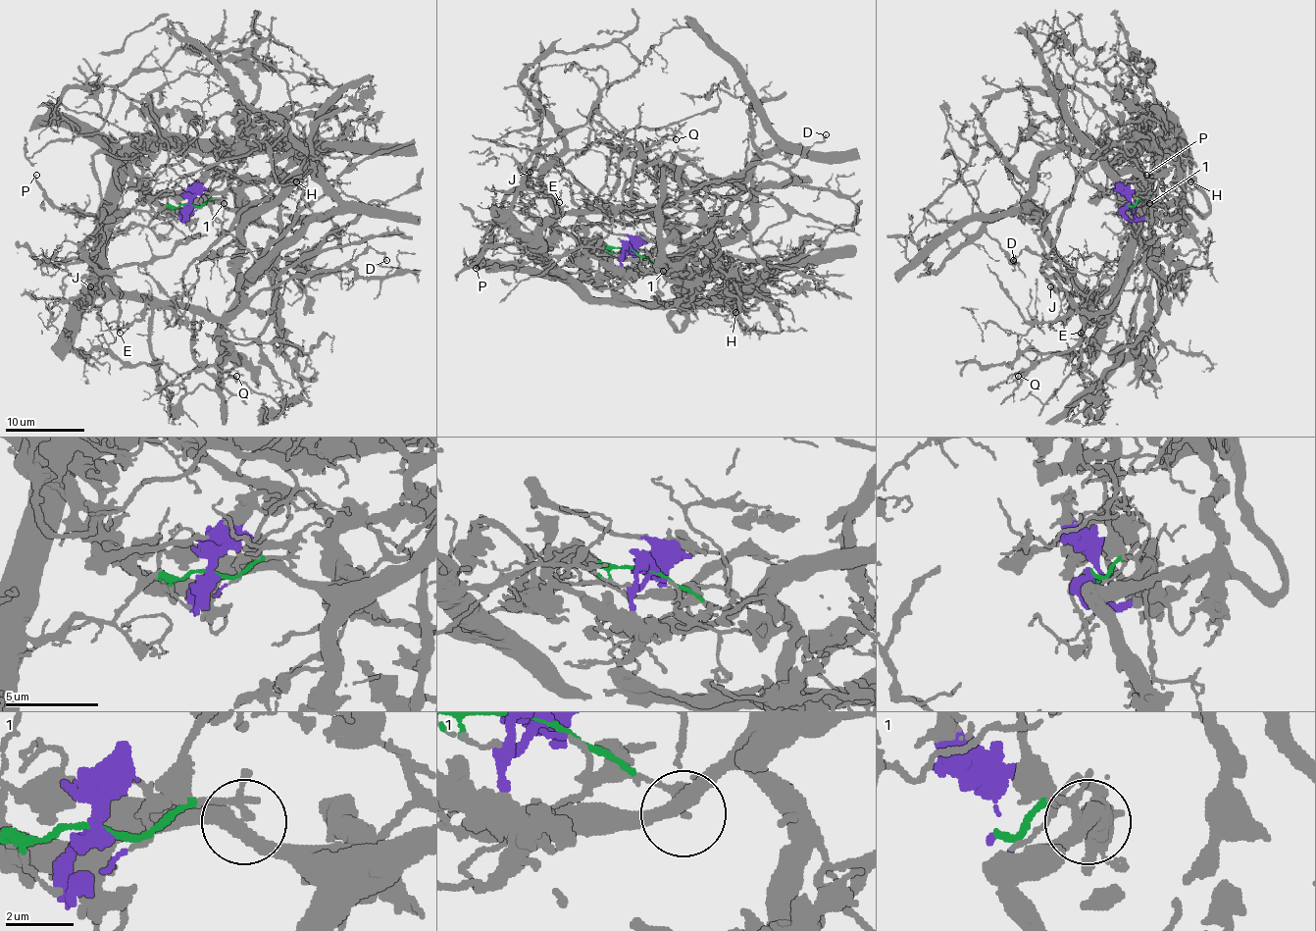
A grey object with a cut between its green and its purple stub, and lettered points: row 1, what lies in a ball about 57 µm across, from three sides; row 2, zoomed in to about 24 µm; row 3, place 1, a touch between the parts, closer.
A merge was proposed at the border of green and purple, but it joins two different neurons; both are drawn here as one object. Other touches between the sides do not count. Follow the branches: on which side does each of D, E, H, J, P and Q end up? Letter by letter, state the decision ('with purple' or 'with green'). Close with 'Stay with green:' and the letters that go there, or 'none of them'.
D: with green
E: with green
H: with purple
J: with green
P: with green
Q: with green
Stay with green: D, E, J, P, Q

